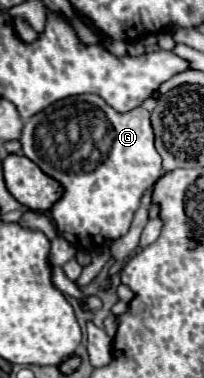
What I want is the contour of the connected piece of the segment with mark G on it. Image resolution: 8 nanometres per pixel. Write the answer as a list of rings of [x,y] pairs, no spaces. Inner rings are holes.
[[[95,94],[69,96],[37,112],[25,122],[19,142],[23,146],[23,154],[61,184],[63,194],[51,206],[49,216],[57,224],[59,236],[79,250],[93,250],[99,248],[105,238],[125,236],[143,192],[161,176],[161,156],[155,150],[155,134],[149,112],[145,108],[135,108],[119,114]]]

